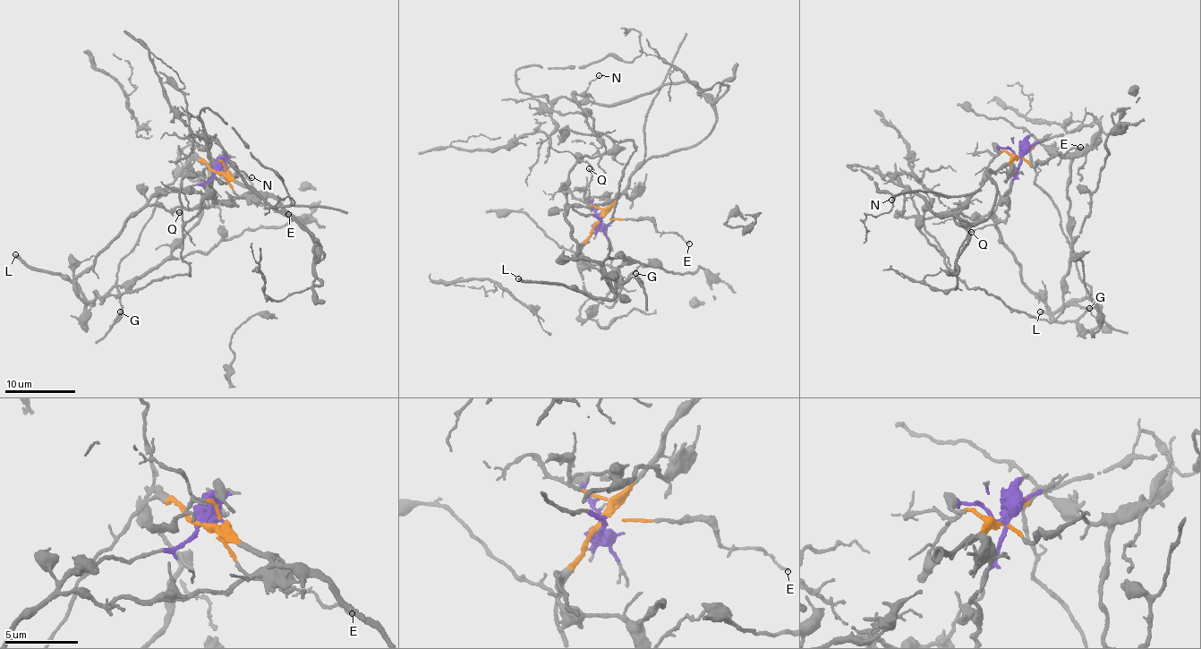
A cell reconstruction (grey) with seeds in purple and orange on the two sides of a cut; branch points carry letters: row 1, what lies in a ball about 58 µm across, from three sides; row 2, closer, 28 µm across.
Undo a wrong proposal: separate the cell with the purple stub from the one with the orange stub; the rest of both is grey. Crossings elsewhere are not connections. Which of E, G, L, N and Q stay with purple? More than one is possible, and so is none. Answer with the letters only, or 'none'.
L, Q

